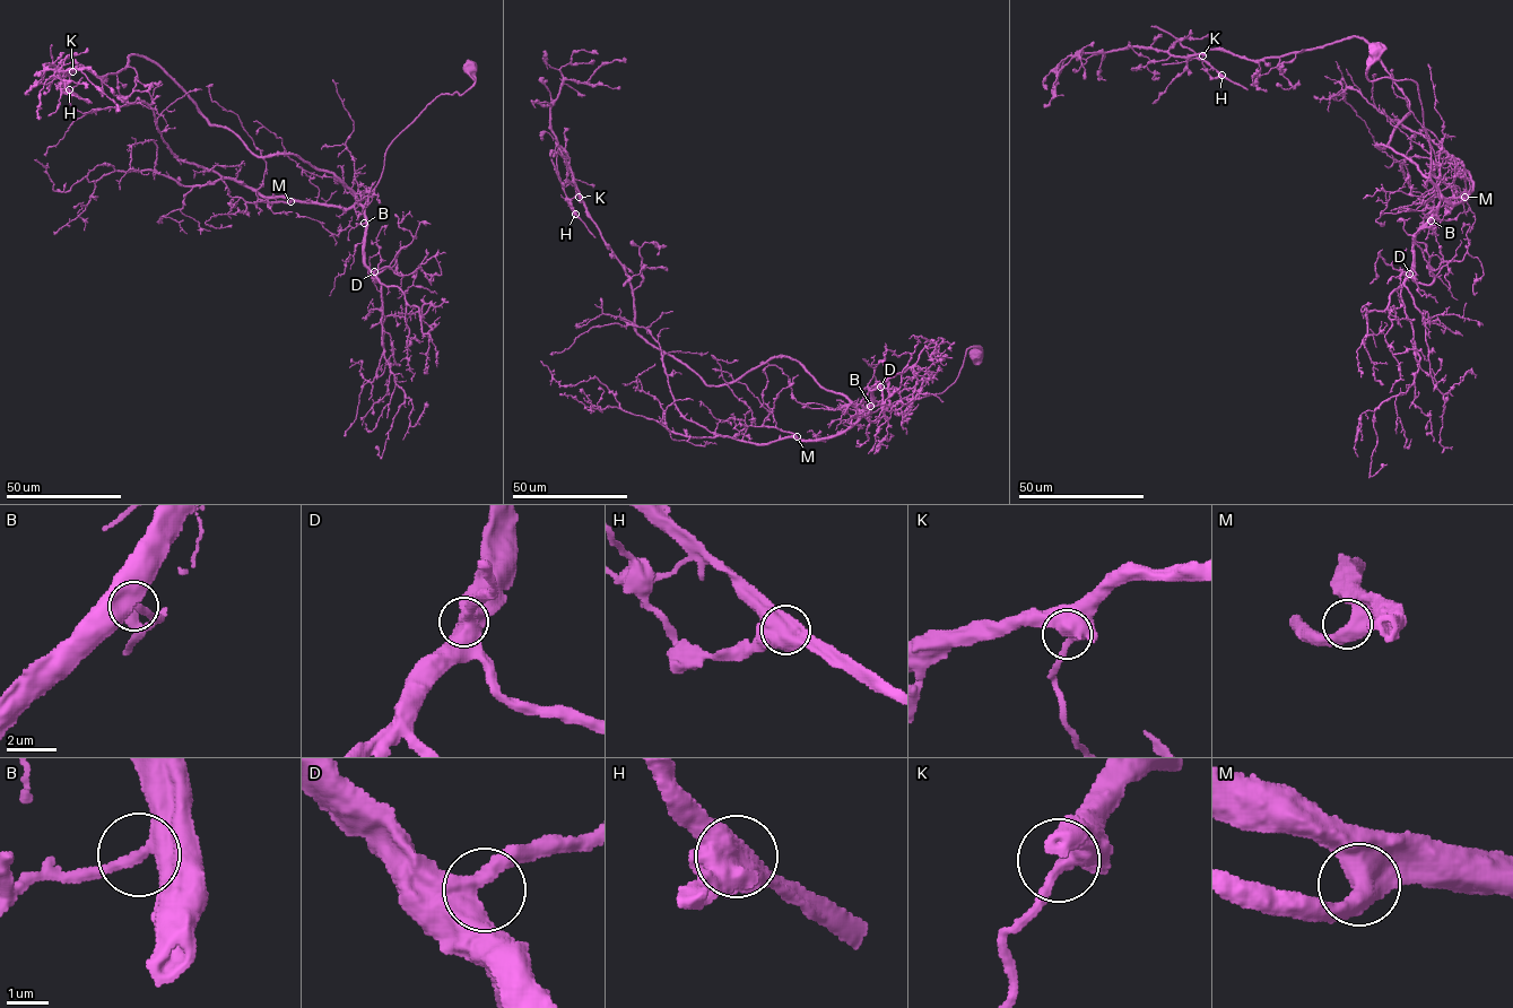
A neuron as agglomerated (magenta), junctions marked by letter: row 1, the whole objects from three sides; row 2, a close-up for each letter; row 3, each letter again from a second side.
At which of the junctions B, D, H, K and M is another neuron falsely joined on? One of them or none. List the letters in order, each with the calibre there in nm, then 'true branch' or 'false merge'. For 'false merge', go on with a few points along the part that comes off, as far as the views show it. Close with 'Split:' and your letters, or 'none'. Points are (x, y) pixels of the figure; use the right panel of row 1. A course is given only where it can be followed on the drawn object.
B: 340 nm thick; true branch
D: 480 nm thick; true branch
H: 800 nm thick; false merge; foreign part runs (1222, 76), (1174, 37), (1150, 26)
K: 480 nm thick; true branch
M: 600 nm thick; true branch
Split: H

